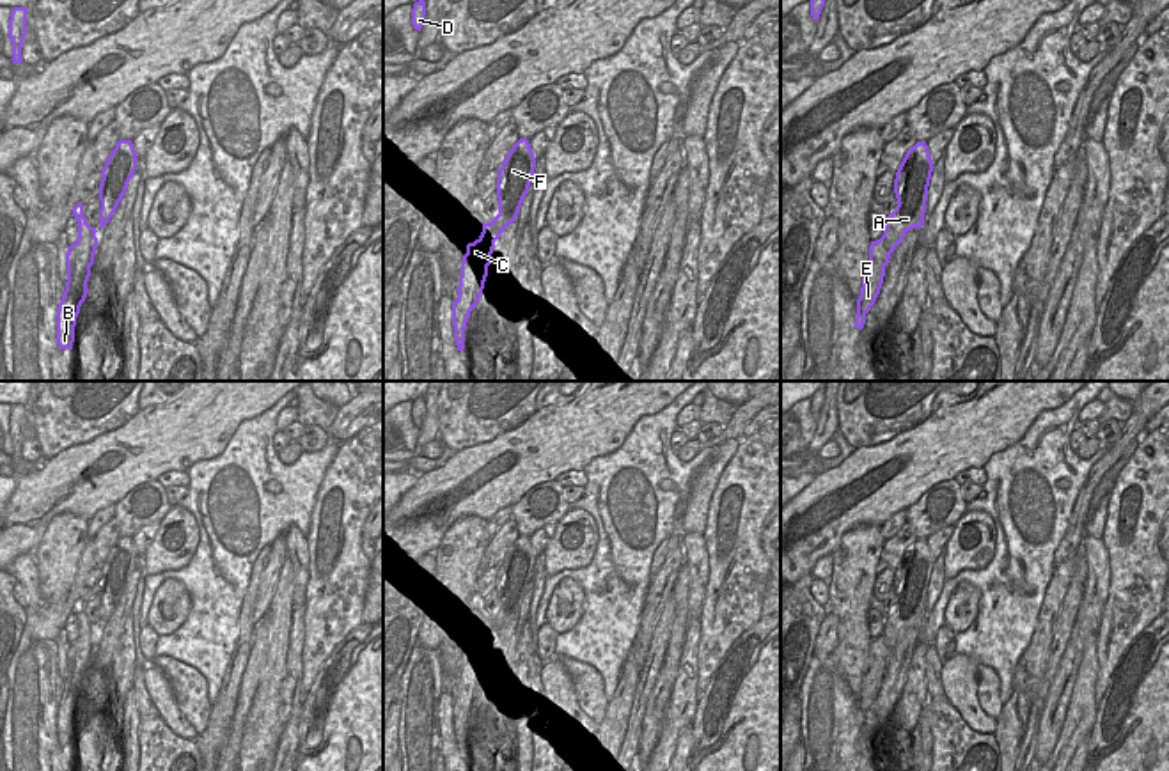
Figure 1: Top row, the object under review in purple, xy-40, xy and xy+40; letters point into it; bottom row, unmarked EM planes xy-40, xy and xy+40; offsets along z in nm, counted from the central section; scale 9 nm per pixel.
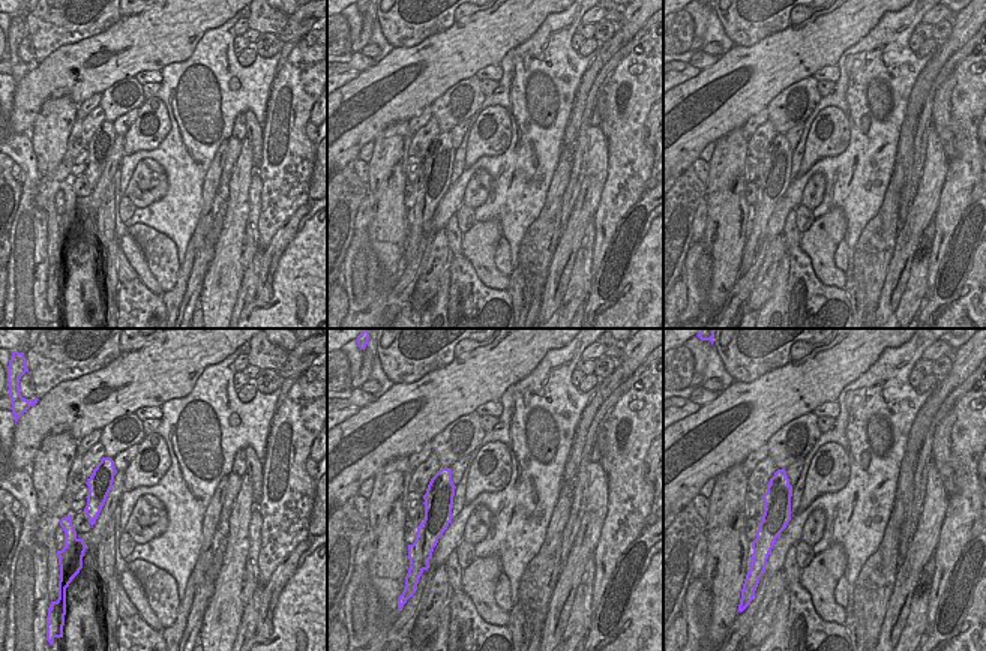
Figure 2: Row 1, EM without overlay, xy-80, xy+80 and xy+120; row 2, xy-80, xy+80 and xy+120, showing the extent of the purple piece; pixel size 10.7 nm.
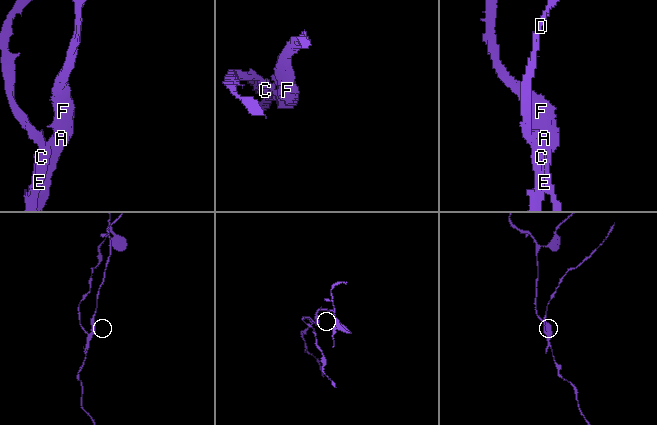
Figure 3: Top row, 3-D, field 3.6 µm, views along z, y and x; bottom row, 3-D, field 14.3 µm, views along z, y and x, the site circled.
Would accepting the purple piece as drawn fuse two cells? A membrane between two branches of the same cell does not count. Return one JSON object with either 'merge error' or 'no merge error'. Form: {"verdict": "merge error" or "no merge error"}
{"verdict": "merge error"}

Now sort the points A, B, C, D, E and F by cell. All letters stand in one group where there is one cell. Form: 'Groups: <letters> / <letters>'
Groups: A F / B C D E

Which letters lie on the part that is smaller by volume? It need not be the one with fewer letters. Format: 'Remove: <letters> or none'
Remove: B, C, D, E

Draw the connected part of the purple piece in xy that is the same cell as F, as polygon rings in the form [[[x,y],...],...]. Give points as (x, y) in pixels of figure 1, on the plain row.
[[[520,535],[497,567],[498,611],[490,619],[493,638],[511,622],[534,576],[536,555],[527,535]]]

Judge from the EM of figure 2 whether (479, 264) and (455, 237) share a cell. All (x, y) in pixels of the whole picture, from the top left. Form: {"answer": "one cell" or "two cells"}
{"answer": "two cells"}

